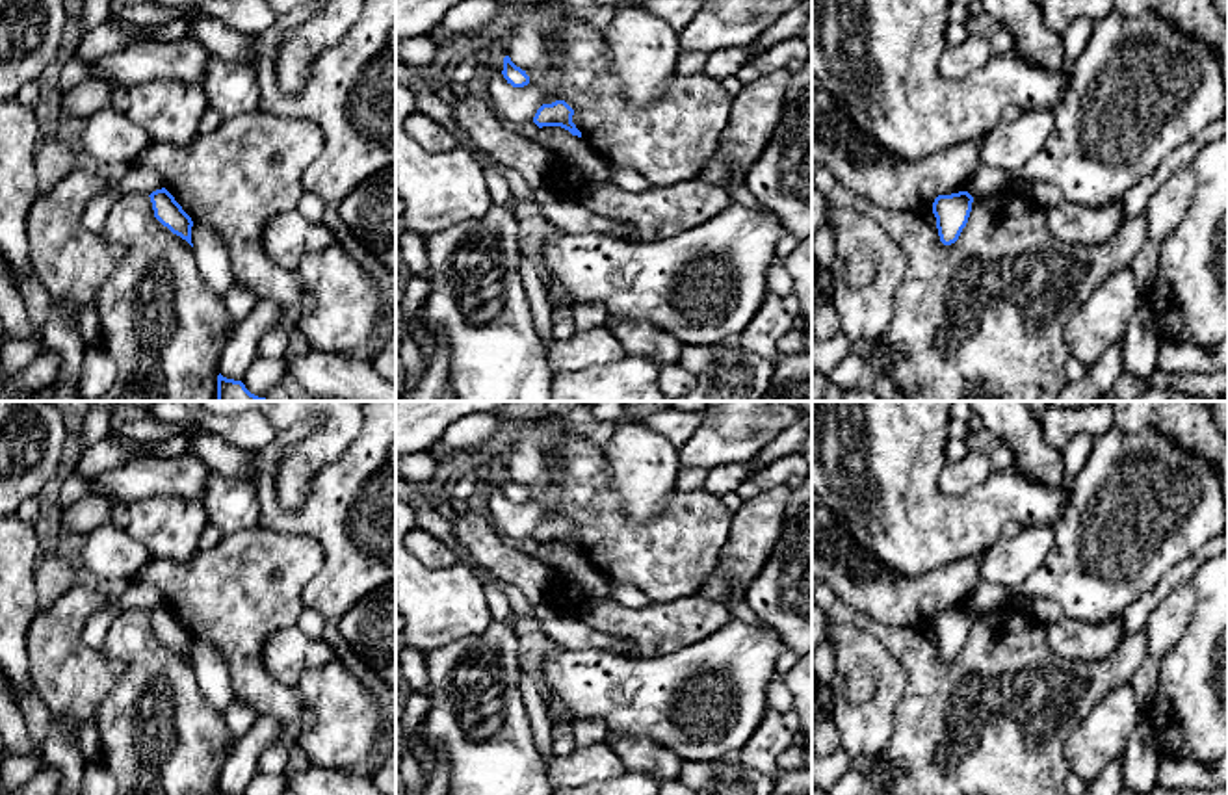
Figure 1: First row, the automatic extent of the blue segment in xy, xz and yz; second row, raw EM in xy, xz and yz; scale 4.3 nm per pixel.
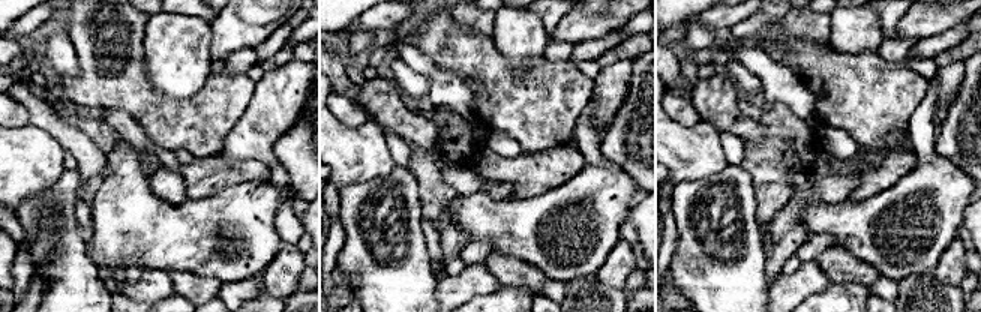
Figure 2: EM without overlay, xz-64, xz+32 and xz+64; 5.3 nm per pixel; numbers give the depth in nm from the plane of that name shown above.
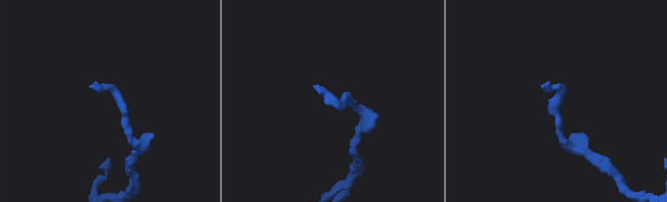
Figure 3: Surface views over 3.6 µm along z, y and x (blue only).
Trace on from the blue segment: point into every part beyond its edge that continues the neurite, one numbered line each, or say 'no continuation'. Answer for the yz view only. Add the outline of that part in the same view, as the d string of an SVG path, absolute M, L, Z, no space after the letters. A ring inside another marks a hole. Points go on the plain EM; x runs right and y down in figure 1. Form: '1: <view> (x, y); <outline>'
no continuation

